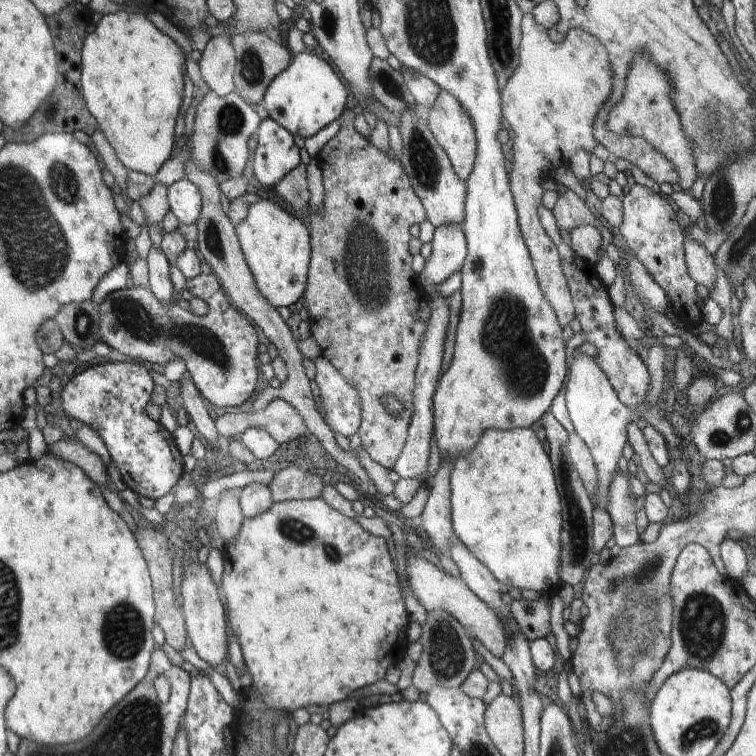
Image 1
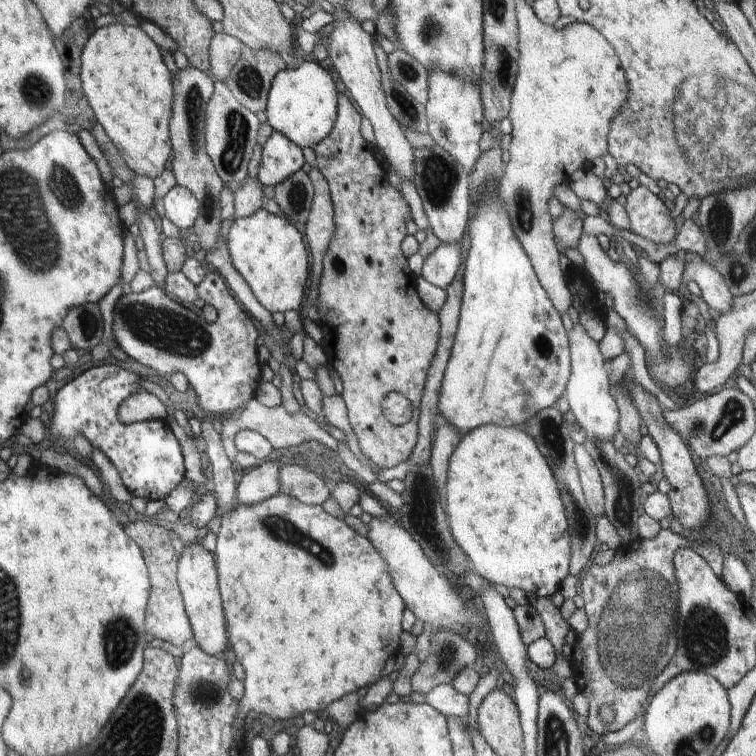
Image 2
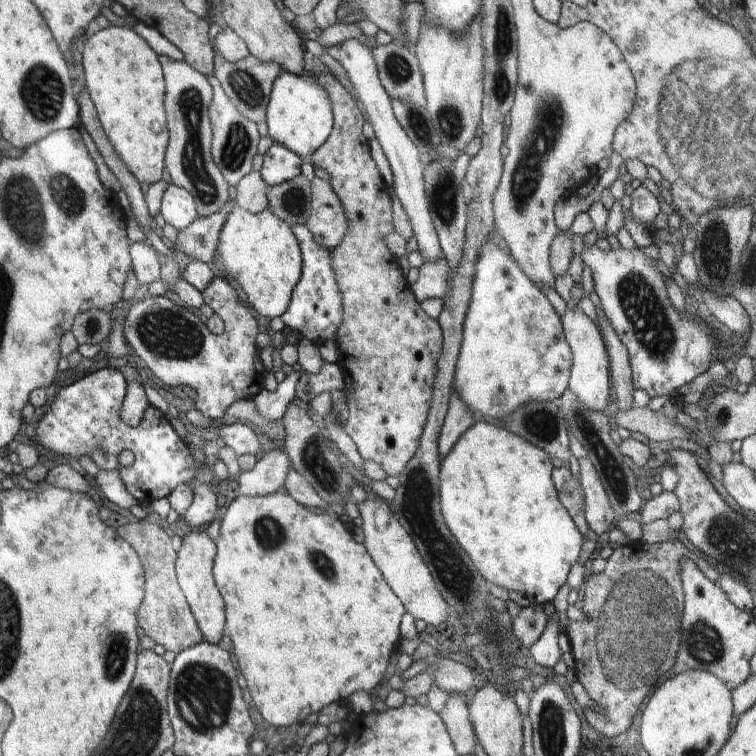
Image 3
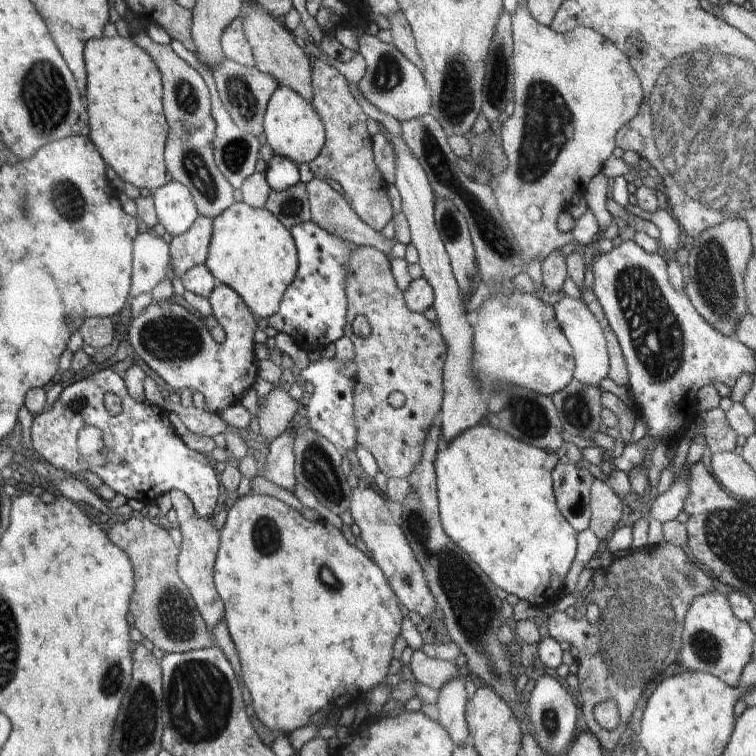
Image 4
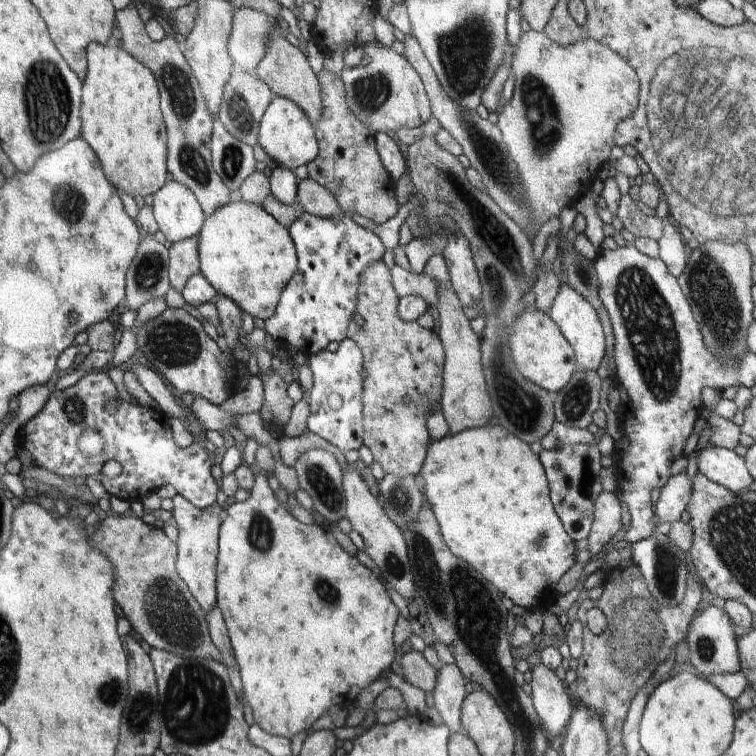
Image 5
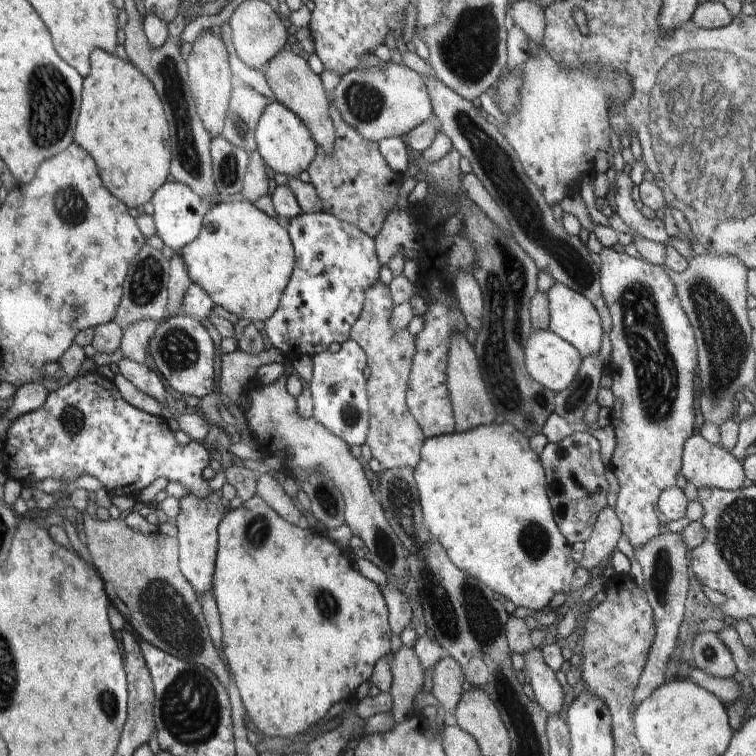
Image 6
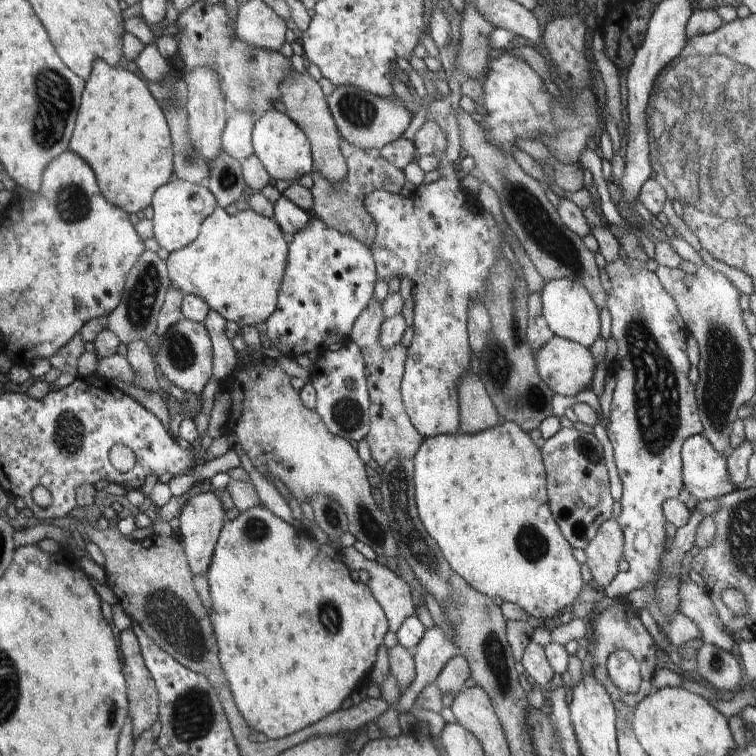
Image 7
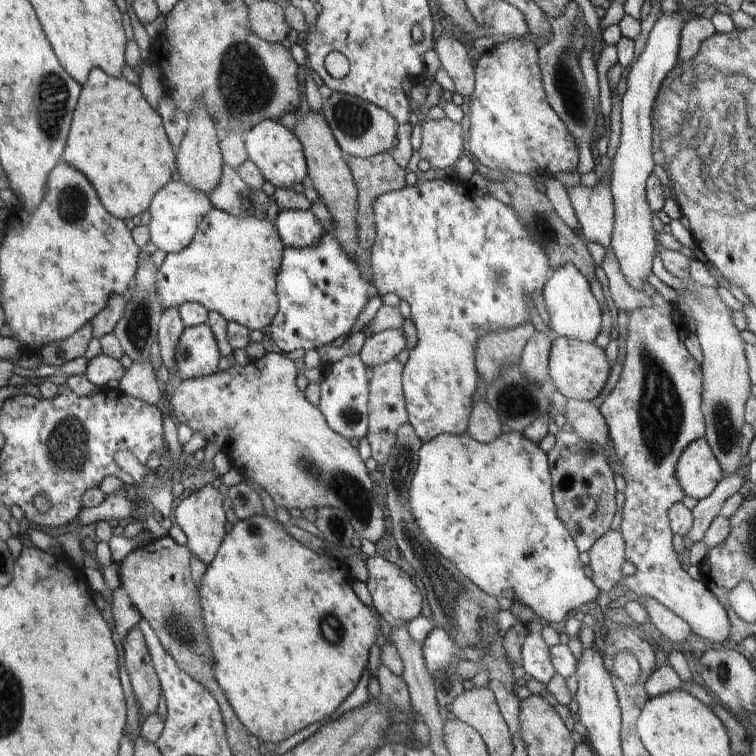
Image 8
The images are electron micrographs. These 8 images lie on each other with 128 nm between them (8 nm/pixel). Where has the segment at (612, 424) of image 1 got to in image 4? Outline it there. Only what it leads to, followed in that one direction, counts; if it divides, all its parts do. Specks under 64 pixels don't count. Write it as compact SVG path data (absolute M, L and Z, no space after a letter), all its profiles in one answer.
M565 294L553 305L553 309L562 332L565 333L570 346L573 348L575 358L573 378L579 380L583 385L599 387L601 380L609 374L607 340L600 323L581 298L577 299Z

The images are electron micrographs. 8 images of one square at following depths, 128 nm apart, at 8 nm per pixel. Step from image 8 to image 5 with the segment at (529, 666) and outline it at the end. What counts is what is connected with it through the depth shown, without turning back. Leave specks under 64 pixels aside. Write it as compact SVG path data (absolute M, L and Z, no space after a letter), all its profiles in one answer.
M538 663L531 670L533 707L540 717L548 737L562 734L572 714L572 704L566 686L544 663Z

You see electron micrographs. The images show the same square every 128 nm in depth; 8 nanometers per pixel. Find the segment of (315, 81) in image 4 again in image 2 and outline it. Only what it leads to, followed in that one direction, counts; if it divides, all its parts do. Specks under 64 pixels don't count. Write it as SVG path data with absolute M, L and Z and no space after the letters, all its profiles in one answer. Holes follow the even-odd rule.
M343 92L339 94L337 100L337 117L334 123L332 132L323 138L313 149L317 158L317 165L319 171L324 175L324 178L329 184L329 191L331 192L331 199L333 204L333 213L335 220L335 231L332 235L330 244L323 256L323 271L320 277L319 286L319 305L321 311L325 314L323 319L321 330L323 332L322 348L328 355L329 364L338 372L342 384L343 392L342 396L347 408L347 429L351 435L351 440L354 444L357 444L362 451L362 454L371 460L380 469L393 469L399 464L406 463L409 460L409 456L412 454L414 447L417 443L418 429L417 424L419 421L421 398L423 397L423 390L425 389L426 377L437 351L437 344L441 326L437 313L430 311L424 303L420 301L418 293L416 291L416 276L409 269L409 262L407 256L402 252L401 244L406 234L406 220L412 218L410 213L410 207L408 203L398 191L390 186L387 179L387 172L382 168L382 165L378 162L374 152L372 152L371 146L367 145L362 134L360 133L360 121L363 118L360 112L356 110L356 106L350 102L350 99ZM388 392L400 392L412 405L412 418L408 417L408 422L403 425L394 425L390 423L386 416L382 413L381 402Z

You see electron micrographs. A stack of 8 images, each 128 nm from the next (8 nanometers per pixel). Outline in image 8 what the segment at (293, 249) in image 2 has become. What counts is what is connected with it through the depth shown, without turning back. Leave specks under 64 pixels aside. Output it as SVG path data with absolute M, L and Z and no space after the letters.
M212 209L199 222L190 244L179 253L168 253L156 273L155 291L160 296L162 312L184 303L198 303L206 310L219 312L228 322L237 322L250 331L266 328L279 313L277 274L281 267L284 246L275 224L258 220L247 214L234 216L220 209Z

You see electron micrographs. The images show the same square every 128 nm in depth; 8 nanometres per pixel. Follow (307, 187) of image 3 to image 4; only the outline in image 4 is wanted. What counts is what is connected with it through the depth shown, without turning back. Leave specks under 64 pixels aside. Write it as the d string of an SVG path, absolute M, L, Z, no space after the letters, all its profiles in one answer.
M301 181L280 193L272 190L264 207L287 229L311 220L307 190Z

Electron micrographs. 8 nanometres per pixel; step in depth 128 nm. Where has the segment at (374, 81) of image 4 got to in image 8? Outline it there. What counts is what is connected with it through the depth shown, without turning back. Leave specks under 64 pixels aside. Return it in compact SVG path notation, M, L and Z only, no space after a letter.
M333 92L323 101L322 110L336 142L347 158L367 159L380 153L388 153L396 144L397 120L389 112L360 97Z

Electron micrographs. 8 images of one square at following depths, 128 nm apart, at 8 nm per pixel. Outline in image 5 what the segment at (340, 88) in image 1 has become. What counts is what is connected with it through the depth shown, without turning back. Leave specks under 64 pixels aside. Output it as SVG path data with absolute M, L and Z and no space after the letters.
M275 95L264 111L259 126L258 140L264 152L268 154L267 160L271 160L275 166L286 167L291 171L316 160L319 153L315 127L306 113L302 112L302 109L291 100L278 95Z

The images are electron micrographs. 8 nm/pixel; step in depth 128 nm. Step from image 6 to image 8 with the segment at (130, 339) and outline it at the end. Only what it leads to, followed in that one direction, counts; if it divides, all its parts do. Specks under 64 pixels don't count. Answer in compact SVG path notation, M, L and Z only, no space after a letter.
M133 363L119 380L118 390L126 396L138 399L149 405L156 405L162 392L150 363Z

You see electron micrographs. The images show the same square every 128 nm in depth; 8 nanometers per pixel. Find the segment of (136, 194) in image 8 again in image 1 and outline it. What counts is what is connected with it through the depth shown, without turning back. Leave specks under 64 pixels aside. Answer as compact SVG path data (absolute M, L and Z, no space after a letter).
M117 11L116 13L105 14L102 19L94 25L92 32L88 33L83 42L80 82L86 108L88 108L90 114L97 120L97 124L104 133L106 140L108 140L110 146L114 148L118 160L120 160L129 171L138 171L154 178L155 174L160 170L160 167L171 158L172 148L174 148L174 130L176 130L174 126L176 126L176 118L178 118L178 112L180 112L184 92L183 70L186 58L184 58L179 48L172 38L154 26L144 12L143 14L130 14L125 11Z

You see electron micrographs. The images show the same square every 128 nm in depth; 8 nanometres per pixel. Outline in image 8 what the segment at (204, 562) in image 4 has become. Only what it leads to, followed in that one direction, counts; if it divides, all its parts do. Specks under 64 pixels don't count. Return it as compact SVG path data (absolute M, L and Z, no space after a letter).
M206 485L189 497L184 498L174 512L176 514L176 524L182 528L187 536L186 546L194 556L205 562L207 566L216 556L219 546L227 535L224 527L226 526L227 516L223 504L224 498L220 491L212 485Z

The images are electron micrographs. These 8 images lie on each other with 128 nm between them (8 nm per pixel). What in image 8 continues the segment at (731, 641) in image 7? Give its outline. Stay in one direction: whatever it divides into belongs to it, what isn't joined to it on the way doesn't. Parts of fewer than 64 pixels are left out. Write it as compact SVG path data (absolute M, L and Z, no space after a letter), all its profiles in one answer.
M657 291L657 294L653 297L654 306L652 307L638 307L635 308L629 316L628 330L629 334L626 340L626 356L624 357L623 371L619 377L619 381L615 385L615 388L604 398L602 405L597 408L600 411L600 414L604 417L606 424L608 425L609 436L613 444L614 452L616 452L617 457L621 460L623 464L623 474L624 480L626 482L625 494L625 503L622 508L622 522L621 528L623 539L625 540L625 557L628 562L632 562L636 566L636 571L633 575L626 577L621 580L620 584L624 585L626 591L635 592L638 596L650 596L655 598L660 604L663 604L666 608L669 608L676 616L679 616L684 622L687 622L690 625L690 628L698 636L709 640L711 643L721 643L726 638L729 638L731 624L729 618L727 617L725 608L722 608L718 599L706 589L706 584L700 581L696 581L688 575L682 566L678 562L677 554L674 552L672 546L672 536L673 532L671 531L671 524L669 523L668 509L674 504L679 503L685 494L680 488L678 481L675 477L675 470L678 459L682 454L682 451L696 439L701 439L705 436L705 418L702 412L702 391L703 391L703 372L701 365L698 364L696 359L690 355L690 352L686 349L684 345L684 340L688 338L689 330L689 321L684 314L679 310L676 303L668 303L662 295Z

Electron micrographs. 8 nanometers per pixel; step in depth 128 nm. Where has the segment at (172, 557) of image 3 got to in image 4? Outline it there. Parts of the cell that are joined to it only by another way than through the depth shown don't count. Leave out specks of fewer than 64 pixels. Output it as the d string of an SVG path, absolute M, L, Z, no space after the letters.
M133 517L114 524L106 536L129 556L133 564L136 590L130 598L130 612L141 634L165 654L182 654L214 647L212 634L198 612L188 587L179 577L179 547L172 541L168 530L152 523L150 518Z

